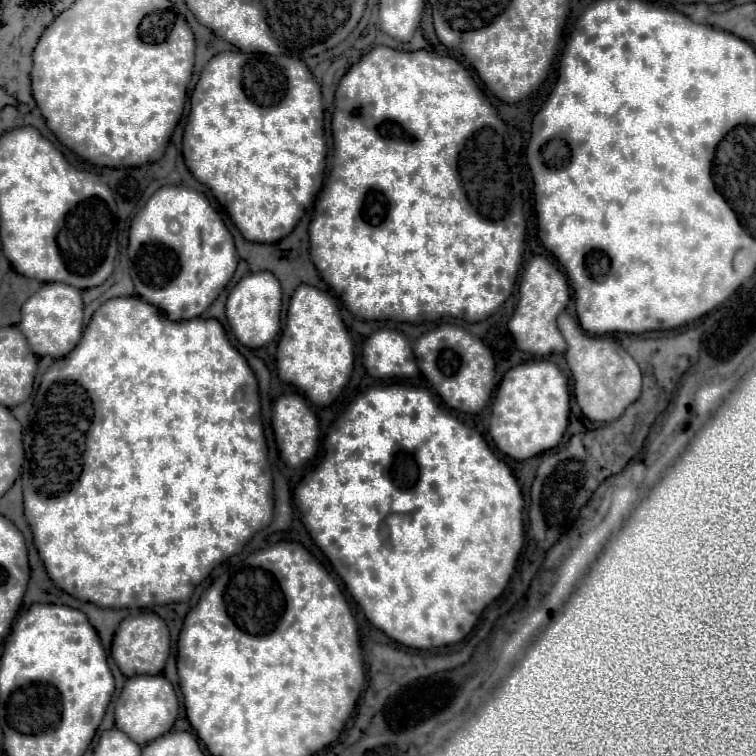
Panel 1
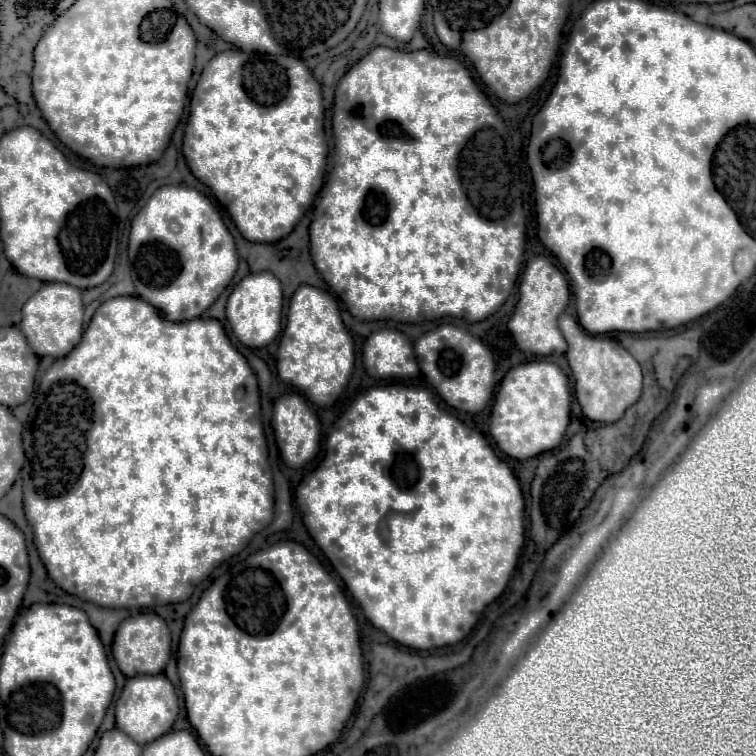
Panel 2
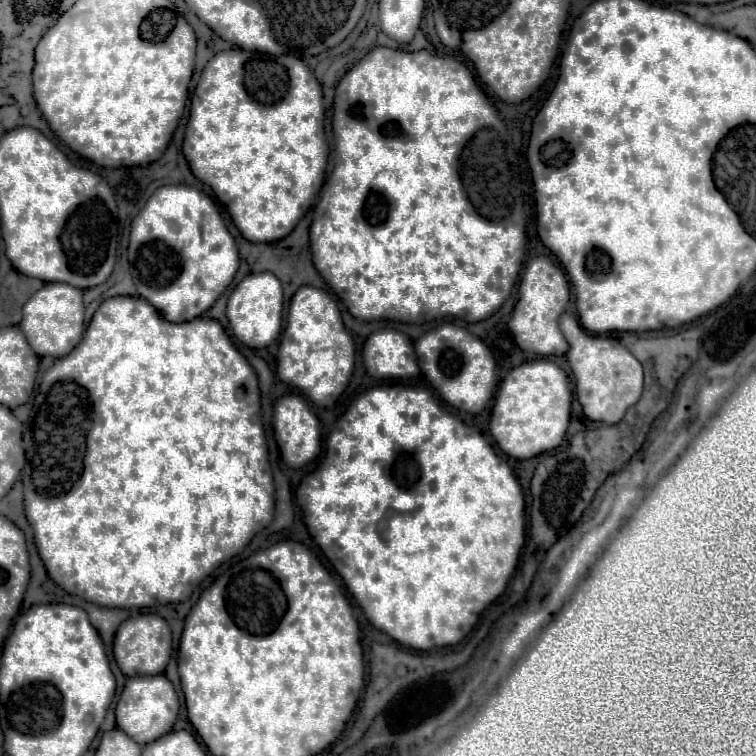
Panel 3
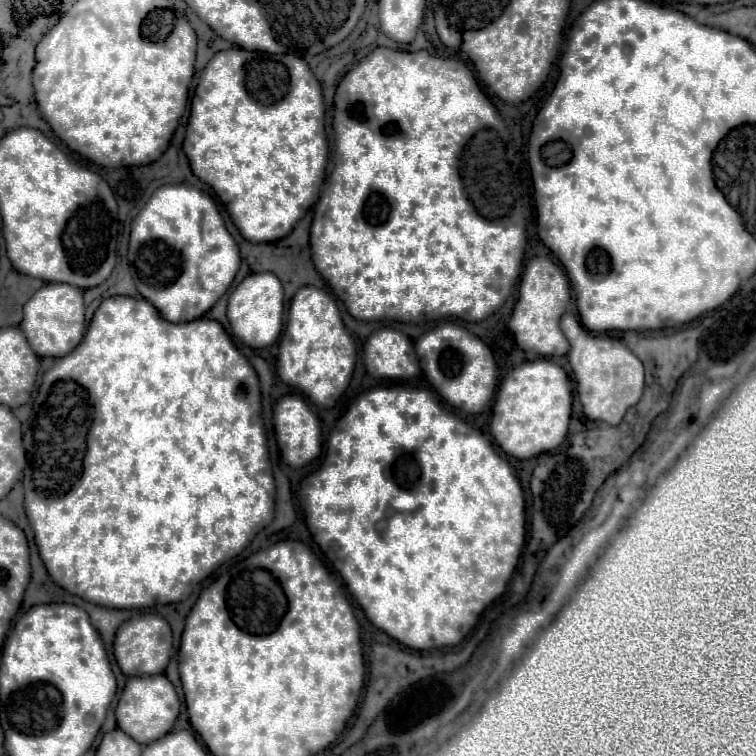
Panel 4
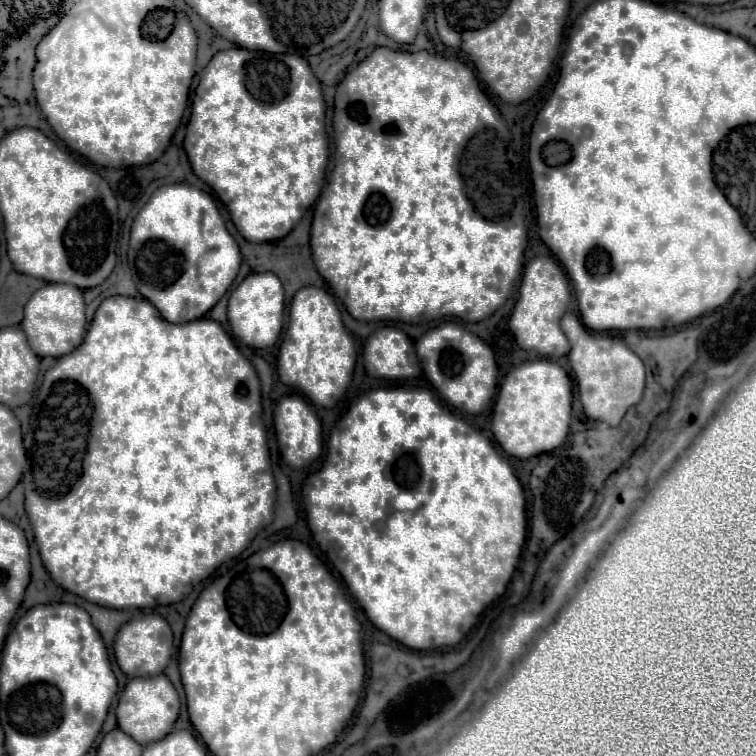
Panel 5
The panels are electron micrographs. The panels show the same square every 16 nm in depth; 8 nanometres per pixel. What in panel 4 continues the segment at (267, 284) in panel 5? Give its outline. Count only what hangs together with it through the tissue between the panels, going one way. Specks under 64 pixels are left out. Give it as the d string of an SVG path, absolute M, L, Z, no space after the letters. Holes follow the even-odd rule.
M272 272L248 274L228 298L228 320L234 336L250 348L266 348L276 342L282 332L284 294L282 284Z

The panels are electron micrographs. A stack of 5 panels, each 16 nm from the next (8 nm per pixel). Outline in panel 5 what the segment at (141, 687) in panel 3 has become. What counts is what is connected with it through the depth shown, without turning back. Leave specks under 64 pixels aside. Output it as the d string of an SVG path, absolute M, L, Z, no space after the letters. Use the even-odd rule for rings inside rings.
M164 674L154 676L154 678L144 676L144 678L128 680L120 696L120 702L116 706L118 728L122 732L128 732L128 736L132 736L138 744L150 744L154 740L164 738L172 730L178 714L180 714L180 698L172 682Z

